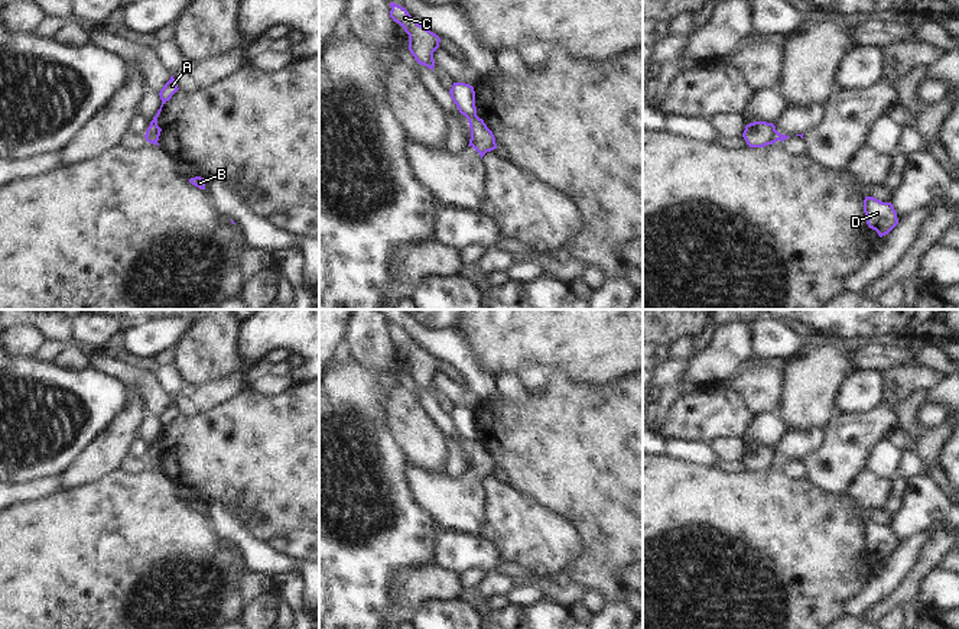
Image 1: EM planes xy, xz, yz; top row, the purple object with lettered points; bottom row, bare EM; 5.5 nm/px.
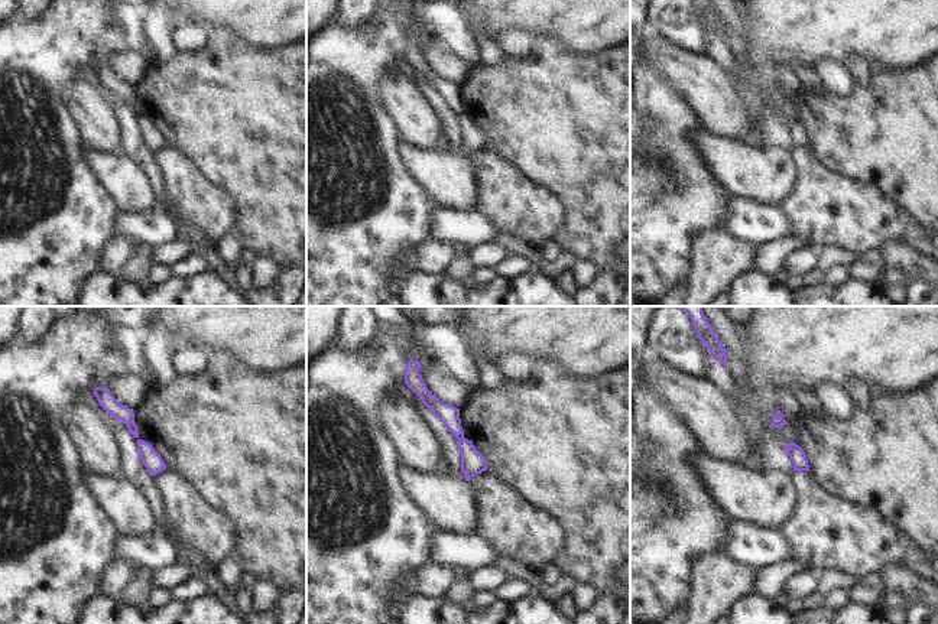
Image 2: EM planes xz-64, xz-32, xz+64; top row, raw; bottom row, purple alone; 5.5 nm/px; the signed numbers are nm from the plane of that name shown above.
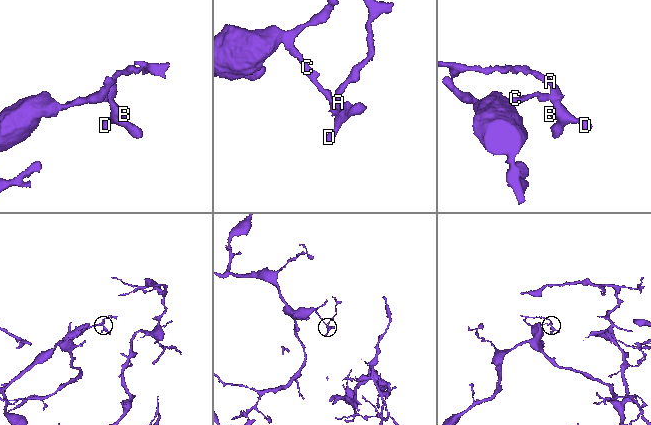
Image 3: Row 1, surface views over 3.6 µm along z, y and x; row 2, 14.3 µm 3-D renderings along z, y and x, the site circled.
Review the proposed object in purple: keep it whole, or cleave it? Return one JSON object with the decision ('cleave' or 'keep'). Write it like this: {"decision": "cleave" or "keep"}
{"decision": "cleave"}

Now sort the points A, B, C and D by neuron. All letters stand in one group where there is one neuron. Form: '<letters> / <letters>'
A B D / C

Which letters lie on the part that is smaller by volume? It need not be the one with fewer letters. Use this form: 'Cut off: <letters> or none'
Cut off: A, B, D

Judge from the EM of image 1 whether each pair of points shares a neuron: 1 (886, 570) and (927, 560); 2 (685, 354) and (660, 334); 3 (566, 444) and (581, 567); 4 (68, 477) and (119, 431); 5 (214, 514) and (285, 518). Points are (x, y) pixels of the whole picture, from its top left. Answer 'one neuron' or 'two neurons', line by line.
1: two neurons
2: two neurons
3: one neuron
4: one neuron
5: two neurons

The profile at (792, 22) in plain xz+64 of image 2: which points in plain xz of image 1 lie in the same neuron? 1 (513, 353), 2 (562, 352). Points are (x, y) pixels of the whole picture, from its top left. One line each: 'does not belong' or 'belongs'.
1: belongs
2: belongs

